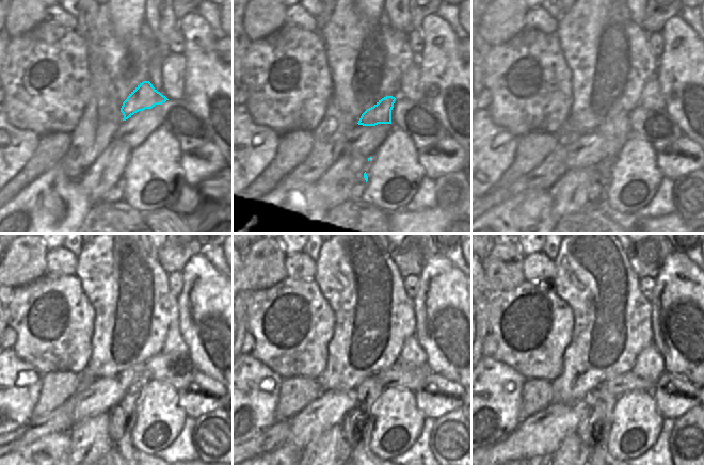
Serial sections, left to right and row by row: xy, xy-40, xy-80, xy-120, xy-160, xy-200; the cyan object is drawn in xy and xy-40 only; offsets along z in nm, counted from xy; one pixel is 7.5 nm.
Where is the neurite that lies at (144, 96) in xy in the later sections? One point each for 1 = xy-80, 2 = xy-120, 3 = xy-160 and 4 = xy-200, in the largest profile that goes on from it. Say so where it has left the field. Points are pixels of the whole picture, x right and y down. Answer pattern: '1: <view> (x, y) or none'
1: xy-80 (616, 132)
2: xy-120 (134, 379)
3: xy-160 (369, 390)
4: xy-200 (602, 398)

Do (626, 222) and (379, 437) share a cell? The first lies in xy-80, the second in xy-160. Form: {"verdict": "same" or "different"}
{"verdict": "different"}

